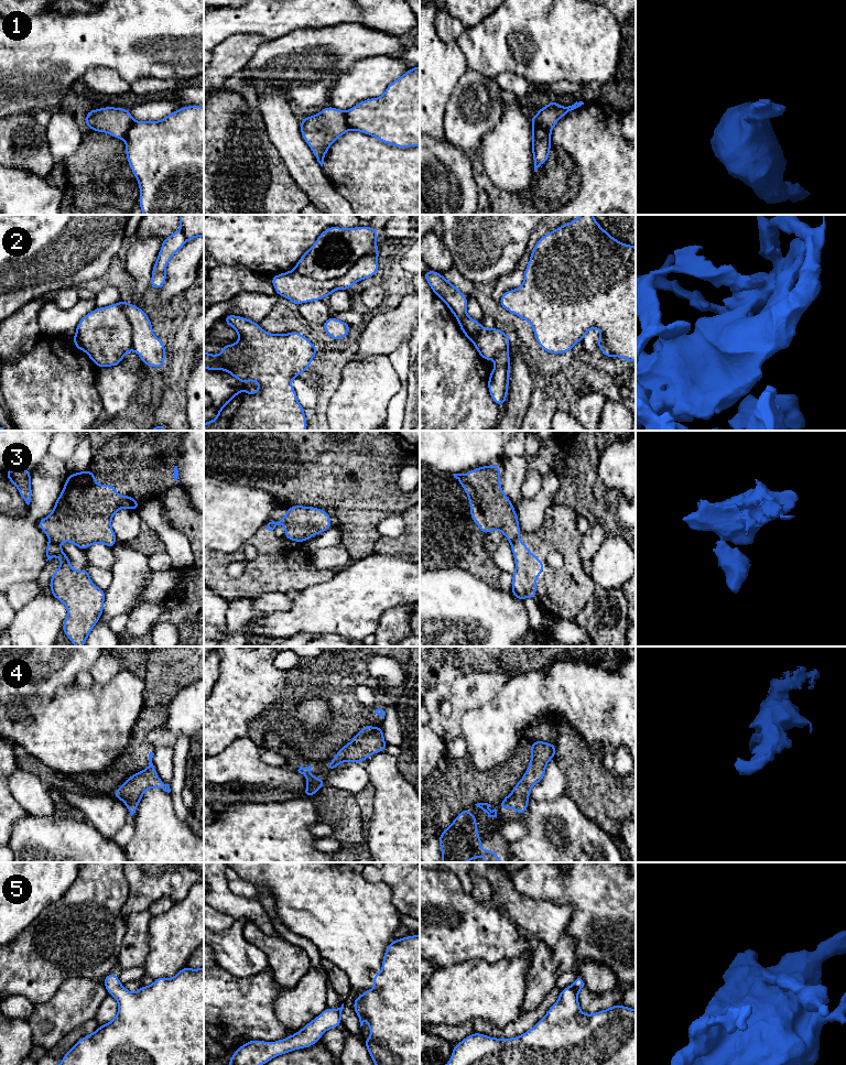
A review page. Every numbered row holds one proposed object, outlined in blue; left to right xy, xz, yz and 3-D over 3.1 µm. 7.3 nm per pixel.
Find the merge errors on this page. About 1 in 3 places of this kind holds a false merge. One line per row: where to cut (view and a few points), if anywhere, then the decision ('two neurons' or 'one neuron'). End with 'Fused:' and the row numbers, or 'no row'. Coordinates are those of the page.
1: cut xz (345, 111), (345, 120), (350, 129); two neurons
2: cut xz (377, 248), (332, 280), (316, 281), (293, 270); two neurons
3: cut xy (51, 539), (58, 543); two neurons
4: cut none; one neuron
5: cut none; one neuron
Fused: 1, 2, 3

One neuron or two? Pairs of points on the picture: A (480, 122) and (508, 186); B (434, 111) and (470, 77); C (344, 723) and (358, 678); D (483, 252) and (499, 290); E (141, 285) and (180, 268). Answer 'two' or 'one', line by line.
A: two
B: two
C: one
D: two
E: two

